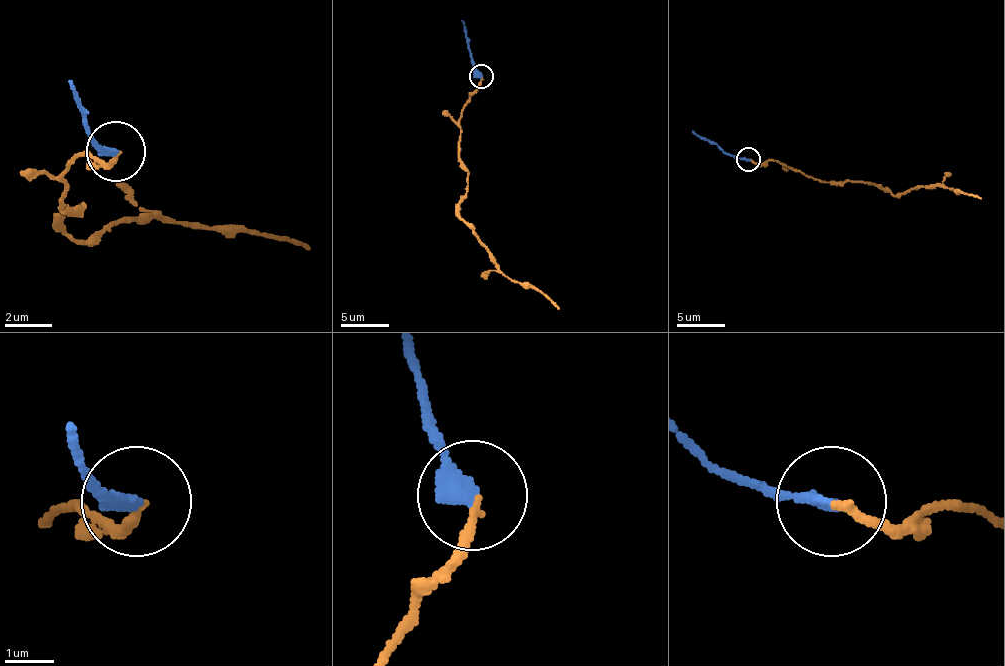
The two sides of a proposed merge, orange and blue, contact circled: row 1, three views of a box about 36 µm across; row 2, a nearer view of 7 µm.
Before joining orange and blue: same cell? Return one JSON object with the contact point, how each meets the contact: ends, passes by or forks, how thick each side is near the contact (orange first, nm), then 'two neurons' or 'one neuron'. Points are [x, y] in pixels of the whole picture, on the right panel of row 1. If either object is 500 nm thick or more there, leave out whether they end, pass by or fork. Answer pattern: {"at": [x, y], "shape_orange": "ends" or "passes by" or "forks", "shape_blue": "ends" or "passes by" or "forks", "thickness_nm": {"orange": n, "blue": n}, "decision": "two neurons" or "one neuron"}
{"at": [748, 159], "shape_orange": "ends", "shape_blue": "ends", "thickness_nm": {"orange": 160, "blue": 360}, "decision": "two neurons"}

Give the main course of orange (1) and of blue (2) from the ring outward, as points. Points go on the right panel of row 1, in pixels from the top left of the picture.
1: (748, 160), (763, 165), (777, 160), (823, 181), (868, 181), (900, 196), (909, 189), (945, 186), (981, 198)
2: (748, 160), (727, 155), (693, 131)

